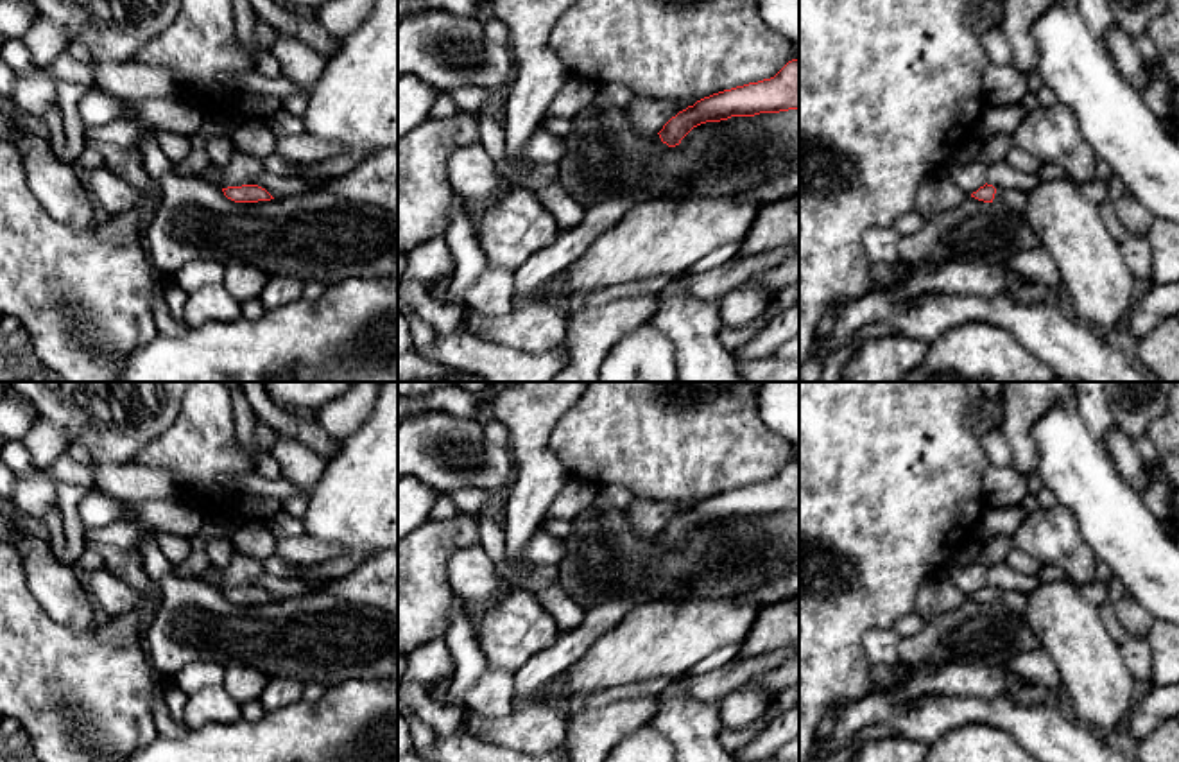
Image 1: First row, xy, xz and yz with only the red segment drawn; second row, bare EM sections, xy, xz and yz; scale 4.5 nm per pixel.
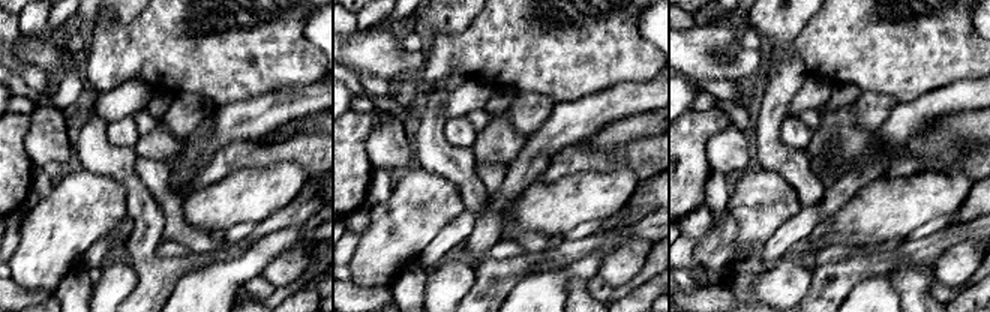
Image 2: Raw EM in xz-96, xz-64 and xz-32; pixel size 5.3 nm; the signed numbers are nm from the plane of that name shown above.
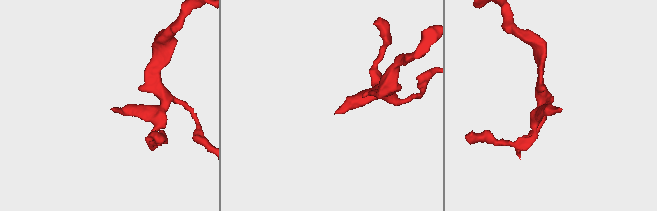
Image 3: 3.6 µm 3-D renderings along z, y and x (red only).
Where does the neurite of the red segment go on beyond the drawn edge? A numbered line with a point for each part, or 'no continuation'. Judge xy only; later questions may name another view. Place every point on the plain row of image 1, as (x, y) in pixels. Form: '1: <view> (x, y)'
no continuation

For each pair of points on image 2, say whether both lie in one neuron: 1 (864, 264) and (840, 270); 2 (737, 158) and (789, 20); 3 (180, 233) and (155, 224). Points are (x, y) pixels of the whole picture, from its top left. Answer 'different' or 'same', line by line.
1: same
2: different
3: different

